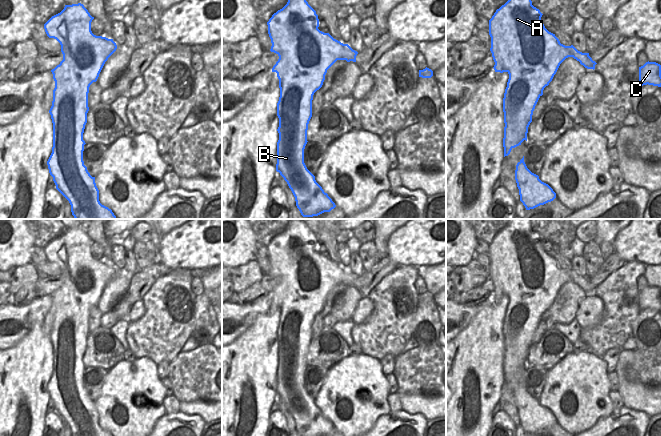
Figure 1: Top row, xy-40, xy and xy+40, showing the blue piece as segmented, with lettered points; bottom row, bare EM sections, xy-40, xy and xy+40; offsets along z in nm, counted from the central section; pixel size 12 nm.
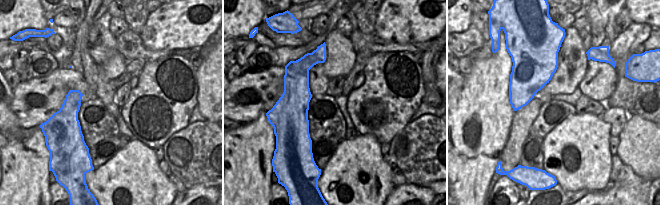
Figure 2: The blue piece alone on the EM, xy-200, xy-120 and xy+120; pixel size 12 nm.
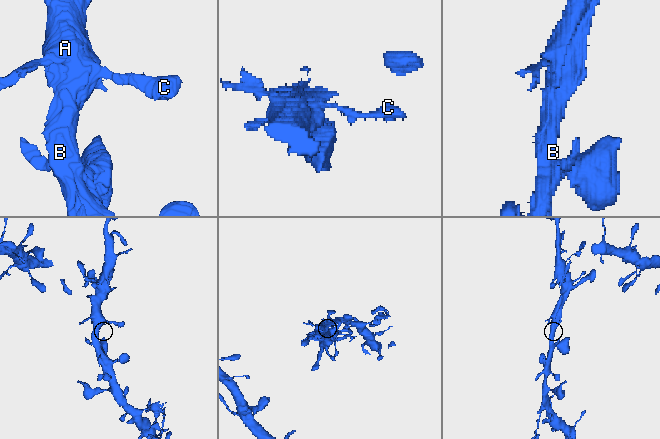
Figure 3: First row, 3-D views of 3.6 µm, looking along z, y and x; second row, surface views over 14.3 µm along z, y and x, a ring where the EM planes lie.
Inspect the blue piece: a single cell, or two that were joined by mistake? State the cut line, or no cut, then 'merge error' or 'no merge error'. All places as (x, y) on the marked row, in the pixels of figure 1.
no cut | no merge error

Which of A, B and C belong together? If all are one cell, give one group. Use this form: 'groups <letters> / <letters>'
groups A B C

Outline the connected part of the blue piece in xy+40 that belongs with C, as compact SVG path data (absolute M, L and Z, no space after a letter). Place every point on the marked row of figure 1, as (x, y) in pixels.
M648 61L639 67L639 84L661 87L661 65Z

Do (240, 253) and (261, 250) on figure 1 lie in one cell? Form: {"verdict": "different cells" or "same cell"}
{"verdict": "different cells"}

